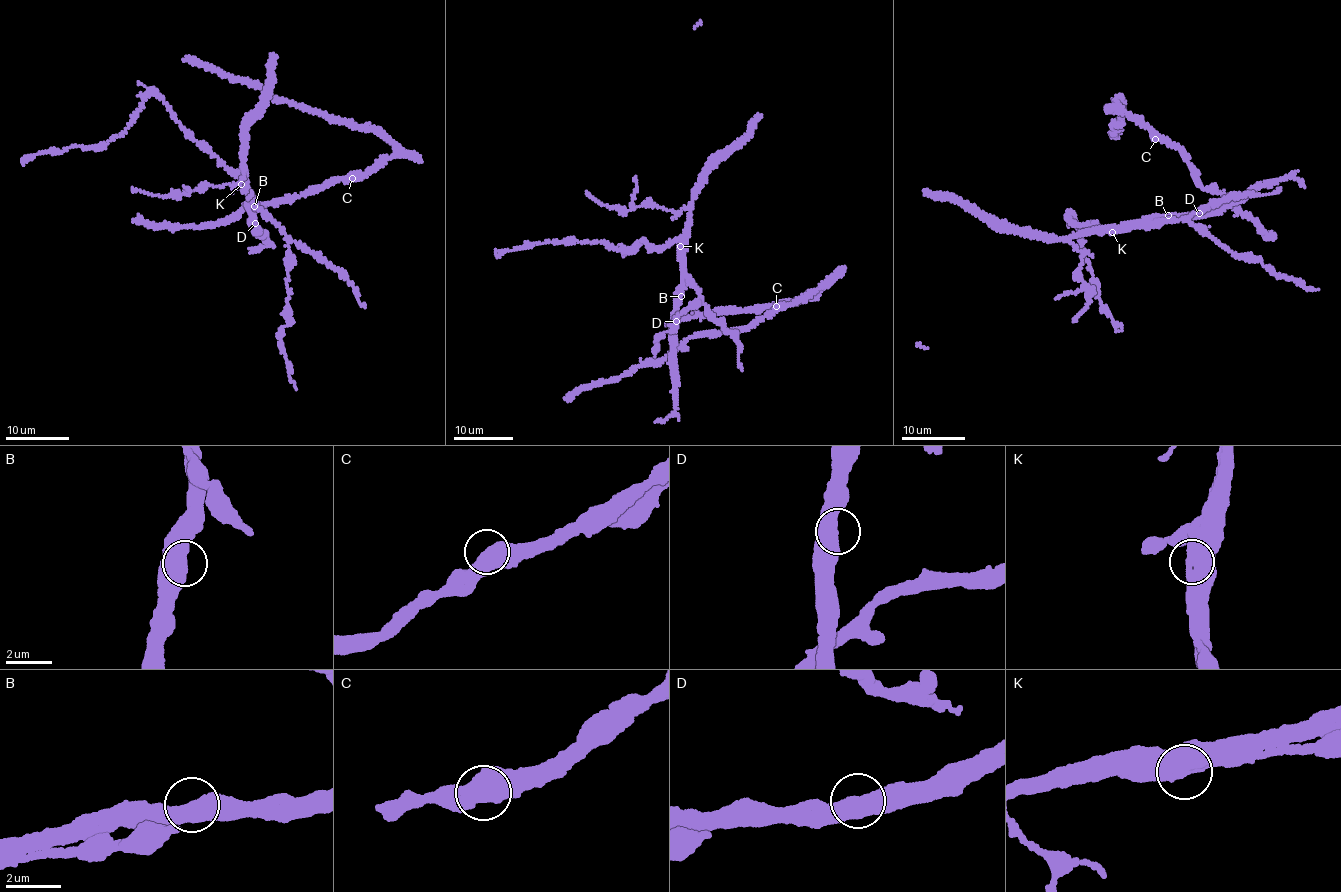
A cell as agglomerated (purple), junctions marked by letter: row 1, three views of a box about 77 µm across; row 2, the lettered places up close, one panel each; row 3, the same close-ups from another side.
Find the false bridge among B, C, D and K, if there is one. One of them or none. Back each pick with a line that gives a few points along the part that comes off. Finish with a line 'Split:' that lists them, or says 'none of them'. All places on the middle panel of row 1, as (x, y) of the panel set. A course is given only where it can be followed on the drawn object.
Split: none of them

